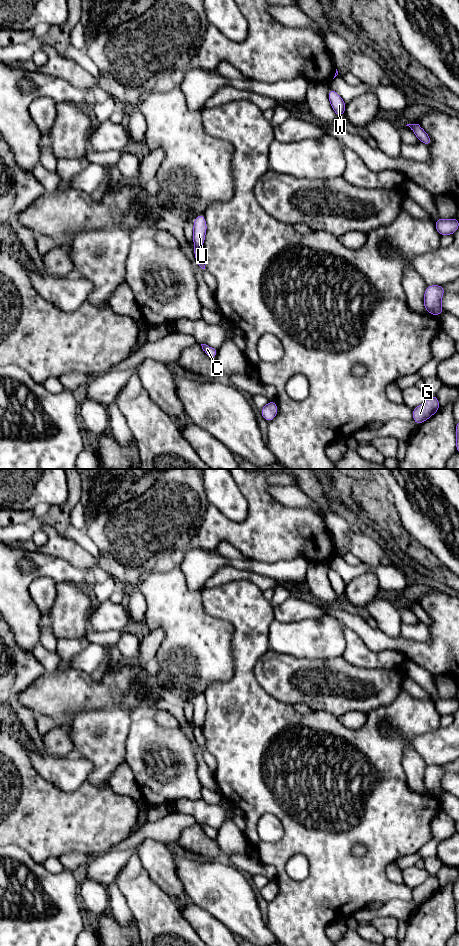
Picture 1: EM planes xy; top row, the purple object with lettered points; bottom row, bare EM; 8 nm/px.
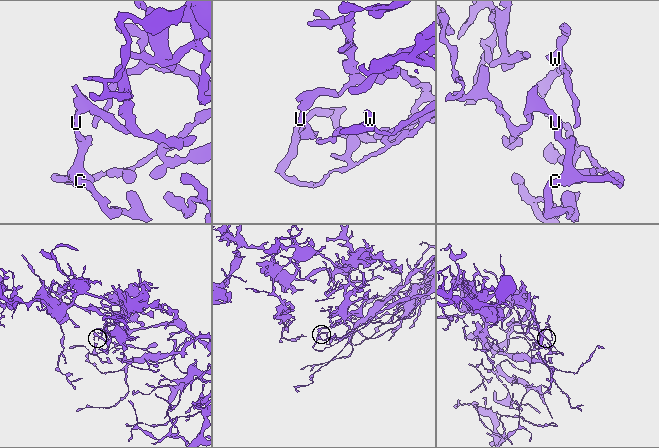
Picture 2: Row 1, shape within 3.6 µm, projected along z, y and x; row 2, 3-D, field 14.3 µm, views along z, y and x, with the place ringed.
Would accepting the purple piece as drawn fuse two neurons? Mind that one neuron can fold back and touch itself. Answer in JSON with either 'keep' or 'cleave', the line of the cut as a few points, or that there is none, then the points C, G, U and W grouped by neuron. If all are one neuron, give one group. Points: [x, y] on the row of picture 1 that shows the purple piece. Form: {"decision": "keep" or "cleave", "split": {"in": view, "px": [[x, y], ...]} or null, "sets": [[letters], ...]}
{"decision": "cleave", "split": {"in": "xy", "px": [[195, 246], [200, 248]]}, "sets": [["C", "G", "W"], ["U"]]}

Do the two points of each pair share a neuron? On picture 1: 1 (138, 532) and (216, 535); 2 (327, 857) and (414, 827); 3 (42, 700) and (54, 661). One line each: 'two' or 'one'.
1: two
2: one
3: two

